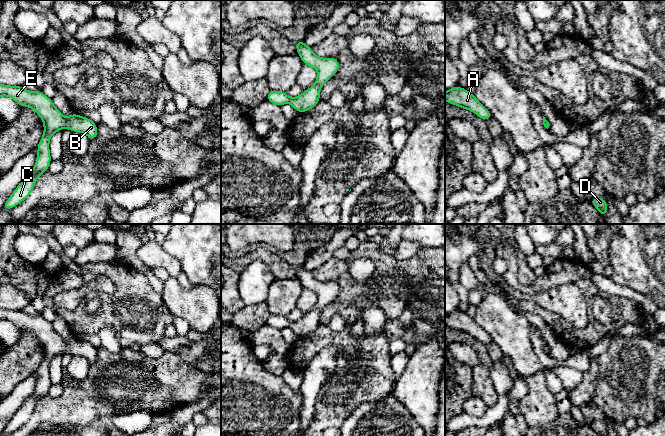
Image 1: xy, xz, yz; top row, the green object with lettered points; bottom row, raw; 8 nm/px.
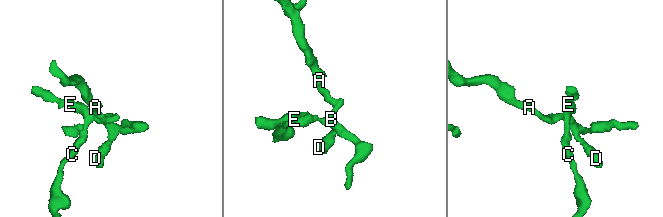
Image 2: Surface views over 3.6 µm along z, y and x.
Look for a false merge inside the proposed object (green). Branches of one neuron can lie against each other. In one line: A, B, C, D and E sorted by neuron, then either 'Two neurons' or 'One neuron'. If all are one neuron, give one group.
Groups: A B C D E. One neuron

